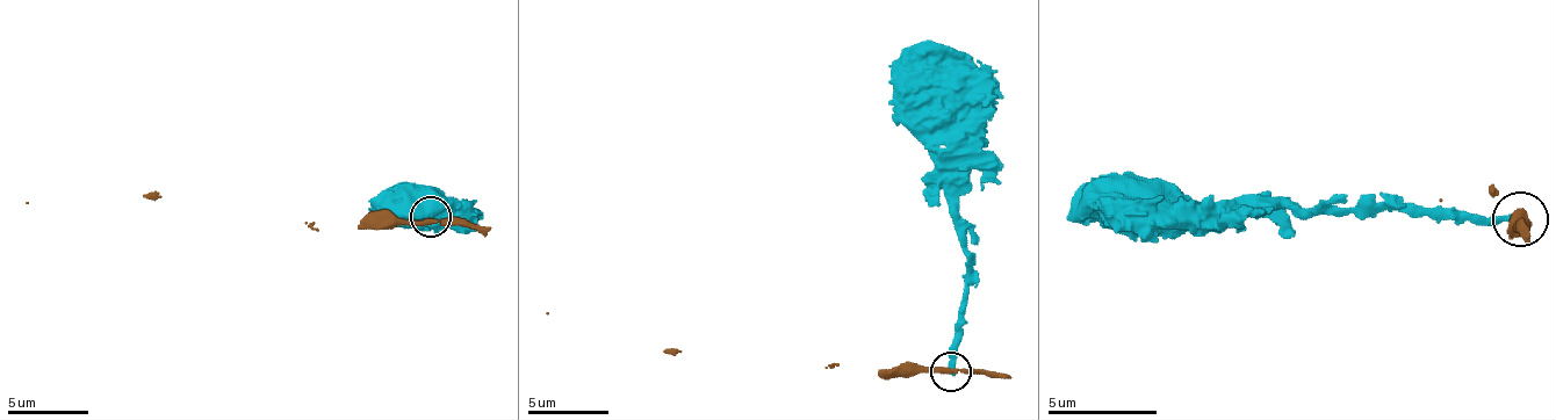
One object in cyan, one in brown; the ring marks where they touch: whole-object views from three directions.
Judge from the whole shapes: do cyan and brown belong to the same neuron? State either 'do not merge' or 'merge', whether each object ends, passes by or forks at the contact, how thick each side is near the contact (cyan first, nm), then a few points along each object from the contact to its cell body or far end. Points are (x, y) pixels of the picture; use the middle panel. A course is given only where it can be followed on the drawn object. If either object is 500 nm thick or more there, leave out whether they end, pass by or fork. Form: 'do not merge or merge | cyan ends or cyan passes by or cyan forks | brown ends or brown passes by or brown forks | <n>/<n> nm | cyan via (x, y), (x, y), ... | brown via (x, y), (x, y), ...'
do not merge | cyan ends | brown passes by | 360/320 nm | cyan via (951, 370), (967, 250), (959, 173), (948, 153), (936, 85) | brown via (951, 370), (831, 367), (662, 350), (546, 314)

